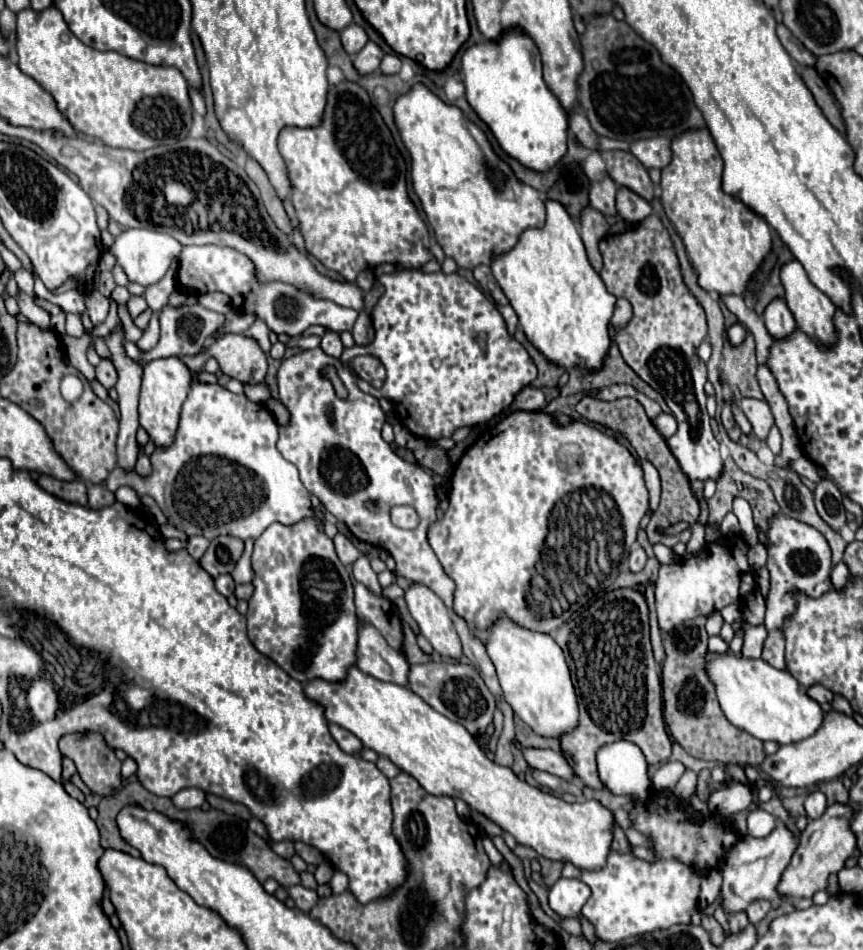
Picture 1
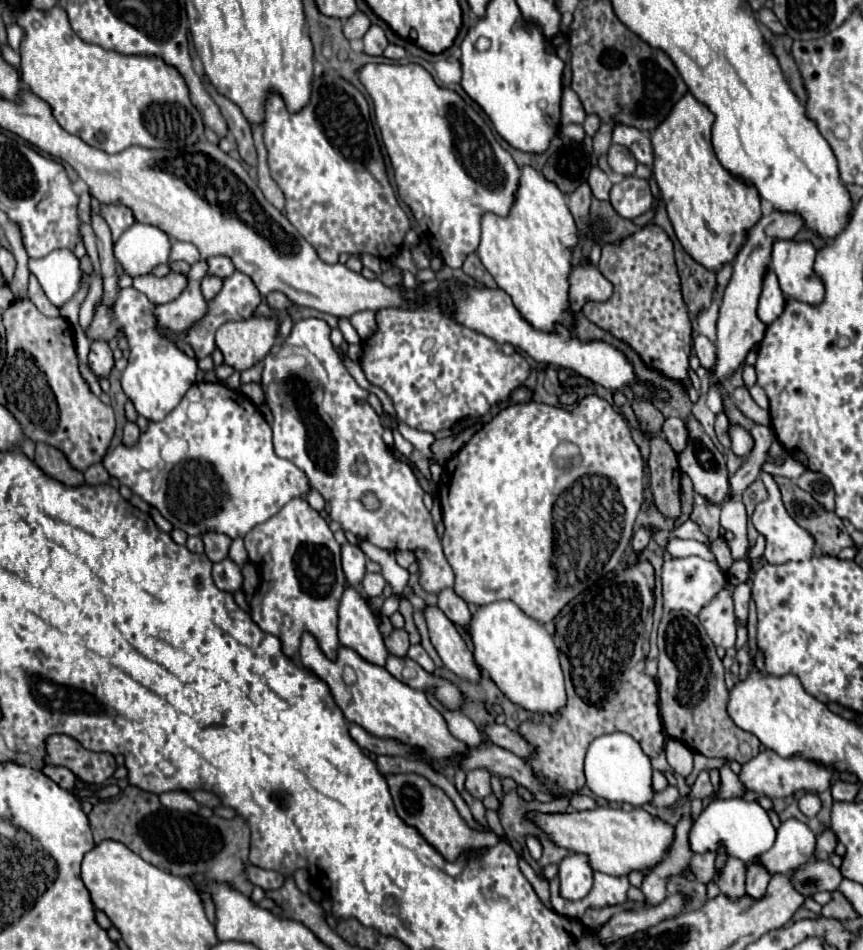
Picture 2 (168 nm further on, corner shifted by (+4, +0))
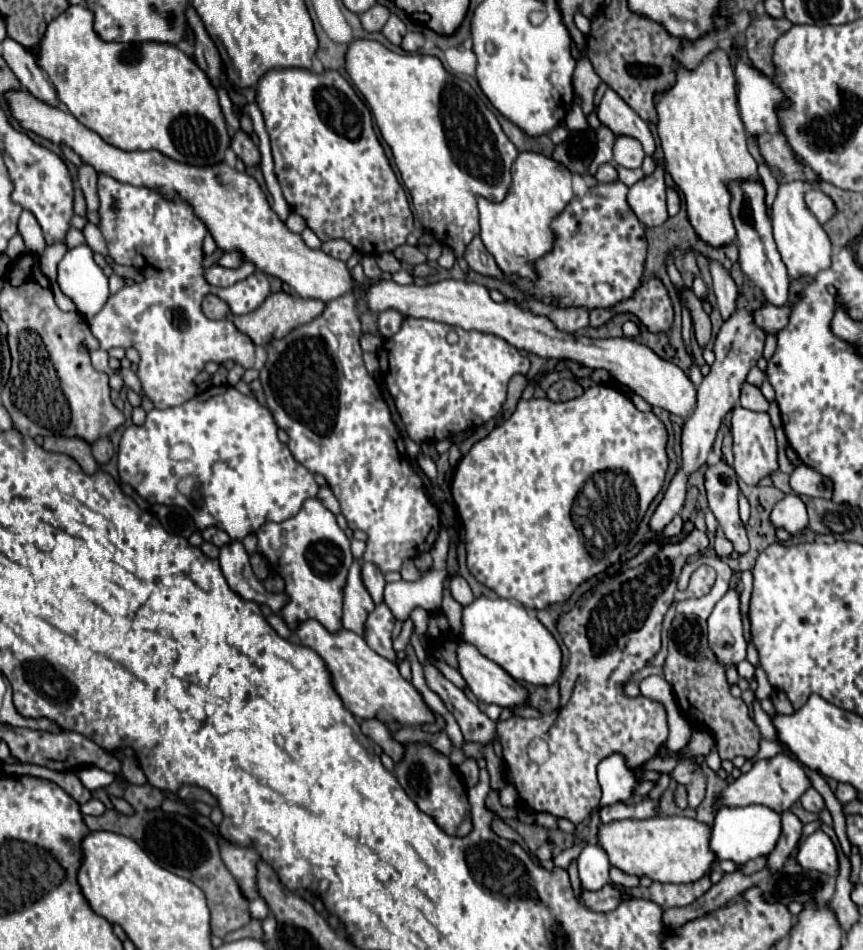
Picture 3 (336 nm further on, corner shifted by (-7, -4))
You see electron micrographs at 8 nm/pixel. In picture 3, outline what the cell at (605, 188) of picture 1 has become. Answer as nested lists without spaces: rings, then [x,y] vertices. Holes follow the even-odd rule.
[[[604,164],[596,172],[596,180],[602,182],[602,184],[612,184],[612,182],[618,180],[618,174],[616,174],[616,170],[614,170],[612,164]]]

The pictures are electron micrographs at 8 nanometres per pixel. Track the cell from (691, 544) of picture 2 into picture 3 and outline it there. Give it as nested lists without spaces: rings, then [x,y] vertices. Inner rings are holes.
[[[740,586],[730,588],[708,618],[708,644],[720,662],[738,664],[746,658],[746,638],[740,612]]]

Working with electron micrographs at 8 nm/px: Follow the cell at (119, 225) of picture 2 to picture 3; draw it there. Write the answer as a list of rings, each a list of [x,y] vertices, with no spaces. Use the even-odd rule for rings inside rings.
[[[100,174],[98,176],[98,198],[100,198],[100,230],[106,238],[110,256],[116,264],[122,266],[134,266],[142,276],[142,284],[124,286],[116,294],[112,294],[102,310],[88,320],[88,326],[96,340],[100,342],[102,350],[110,348],[136,348],[140,354],[138,364],[138,378],[142,382],[144,396],[156,406],[156,408],[174,408],[196,396],[196,384],[194,378],[204,370],[206,362],[222,364],[232,360],[242,364],[244,368],[252,368],[254,362],[254,344],[248,340],[248,336],[240,334],[230,320],[210,320],[202,312],[202,300],[206,294],[216,294],[220,300],[224,300],[230,306],[230,312],[234,316],[248,314],[256,310],[268,296],[270,296],[270,284],[264,272],[254,272],[246,280],[236,282],[228,288],[214,288],[206,284],[202,278],[202,252],[200,244],[206,236],[204,224],[192,216],[192,208],[184,202],[168,202],[158,192],[152,192],[150,188],[136,188],[130,184],[120,184],[112,180],[110,176]]]

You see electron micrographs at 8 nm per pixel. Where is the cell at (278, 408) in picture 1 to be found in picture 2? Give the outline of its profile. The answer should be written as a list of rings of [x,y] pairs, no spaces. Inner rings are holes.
[[[241,384],[241,392],[253,400],[255,406],[263,404],[263,390],[259,384]]]

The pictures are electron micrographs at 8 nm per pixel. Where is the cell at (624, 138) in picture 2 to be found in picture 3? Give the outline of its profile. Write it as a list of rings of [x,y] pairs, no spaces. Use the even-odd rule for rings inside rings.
[[[610,88],[604,92],[604,96],[598,104],[598,118],[616,136],[636,138],[642,144],[646,156],[654,156],[656,144],[654,144],[654,136],[652,136],[648,124]]]

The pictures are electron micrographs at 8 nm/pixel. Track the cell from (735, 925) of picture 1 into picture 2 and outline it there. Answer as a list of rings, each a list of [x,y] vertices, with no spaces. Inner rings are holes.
[[[729,858],[721,878],[717,880],[719,890],[729,896],[729,898],[741,898],[745,894],[745,874],[747,874],[747,864],[737,858]]]

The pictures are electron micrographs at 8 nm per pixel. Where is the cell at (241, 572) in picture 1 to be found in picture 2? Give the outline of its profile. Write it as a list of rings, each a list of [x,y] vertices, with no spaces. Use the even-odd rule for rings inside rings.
[[[237,538],[237,540],[233,540],[233,542],[231,542],[229,558],[231,558],[233,562],[237,562],[239,566],[243,566],[243,564],[247,562],[247,550],[245,550],[245,546],[243,546],[243,540],[241,540],[241,538]]]

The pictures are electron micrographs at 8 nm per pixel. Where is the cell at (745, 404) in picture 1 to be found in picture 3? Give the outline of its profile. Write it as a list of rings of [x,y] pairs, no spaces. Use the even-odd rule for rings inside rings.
[[[746,382],[744,388],[742,388],[742,394],[740,394],[740,406],[746,408],[746,410],[752,410],[752,412],[768,412],[770,404],[762,396],[760,388]]]

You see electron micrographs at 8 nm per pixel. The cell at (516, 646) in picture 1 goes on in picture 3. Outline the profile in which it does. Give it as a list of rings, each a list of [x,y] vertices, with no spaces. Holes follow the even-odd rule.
[[[476,598],[470,606],[462,608],[462,640],[474,644],[480,654],[484,654],[486,658],[490,658],[492,662],[496,662],[500,668],[504,668],[514,680],[518,682],[526,682],[532,686],[552,686],[560,680],[562,674],[562,652],[558,642],[554,640],[554,636],[548,632],[548,628],[536,618],[534,612],[530,612],[528,608],[506,600],[506,598]]]

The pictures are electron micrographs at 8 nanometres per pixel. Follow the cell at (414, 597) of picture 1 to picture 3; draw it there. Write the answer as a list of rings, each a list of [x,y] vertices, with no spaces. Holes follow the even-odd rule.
[[[458,640],[458,670],[468,688],[486,704],[514,708],[526,704],[526,690],[498,664],[482,656],[472,644]]]

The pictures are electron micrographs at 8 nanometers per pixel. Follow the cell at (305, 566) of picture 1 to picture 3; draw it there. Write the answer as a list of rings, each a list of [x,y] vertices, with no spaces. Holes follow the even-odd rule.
[[[310,498],[302,504],[294,518],[280,524],[264,524],[256,536],[260,554],[286,582],[284,594],[288,602],[282,610],[278,610],[278,616],[286,622],[286,626],[296,630],[306,620],[318,620],[328,632],[340,632],[344,586],[354,558],[350,554],[350,540],[336,524],[334,514],[320,500]]]

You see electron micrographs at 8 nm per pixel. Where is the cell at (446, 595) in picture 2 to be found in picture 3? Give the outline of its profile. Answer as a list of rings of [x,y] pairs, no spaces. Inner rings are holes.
[[[454,576],[454,578],[450,580],[450,594],[452,594],[452,598],[454,598],[460,606],[468,606],[468,604],[472,604],[472,600],[474,600],[472,590],[470,590],[468,582],[466,582],[462,576]]]

